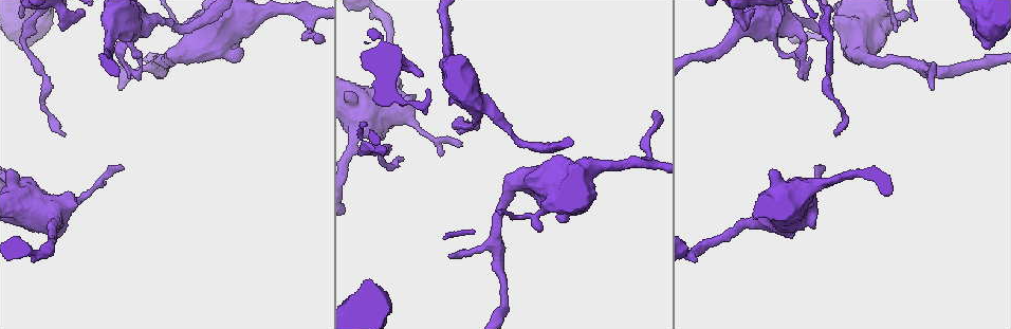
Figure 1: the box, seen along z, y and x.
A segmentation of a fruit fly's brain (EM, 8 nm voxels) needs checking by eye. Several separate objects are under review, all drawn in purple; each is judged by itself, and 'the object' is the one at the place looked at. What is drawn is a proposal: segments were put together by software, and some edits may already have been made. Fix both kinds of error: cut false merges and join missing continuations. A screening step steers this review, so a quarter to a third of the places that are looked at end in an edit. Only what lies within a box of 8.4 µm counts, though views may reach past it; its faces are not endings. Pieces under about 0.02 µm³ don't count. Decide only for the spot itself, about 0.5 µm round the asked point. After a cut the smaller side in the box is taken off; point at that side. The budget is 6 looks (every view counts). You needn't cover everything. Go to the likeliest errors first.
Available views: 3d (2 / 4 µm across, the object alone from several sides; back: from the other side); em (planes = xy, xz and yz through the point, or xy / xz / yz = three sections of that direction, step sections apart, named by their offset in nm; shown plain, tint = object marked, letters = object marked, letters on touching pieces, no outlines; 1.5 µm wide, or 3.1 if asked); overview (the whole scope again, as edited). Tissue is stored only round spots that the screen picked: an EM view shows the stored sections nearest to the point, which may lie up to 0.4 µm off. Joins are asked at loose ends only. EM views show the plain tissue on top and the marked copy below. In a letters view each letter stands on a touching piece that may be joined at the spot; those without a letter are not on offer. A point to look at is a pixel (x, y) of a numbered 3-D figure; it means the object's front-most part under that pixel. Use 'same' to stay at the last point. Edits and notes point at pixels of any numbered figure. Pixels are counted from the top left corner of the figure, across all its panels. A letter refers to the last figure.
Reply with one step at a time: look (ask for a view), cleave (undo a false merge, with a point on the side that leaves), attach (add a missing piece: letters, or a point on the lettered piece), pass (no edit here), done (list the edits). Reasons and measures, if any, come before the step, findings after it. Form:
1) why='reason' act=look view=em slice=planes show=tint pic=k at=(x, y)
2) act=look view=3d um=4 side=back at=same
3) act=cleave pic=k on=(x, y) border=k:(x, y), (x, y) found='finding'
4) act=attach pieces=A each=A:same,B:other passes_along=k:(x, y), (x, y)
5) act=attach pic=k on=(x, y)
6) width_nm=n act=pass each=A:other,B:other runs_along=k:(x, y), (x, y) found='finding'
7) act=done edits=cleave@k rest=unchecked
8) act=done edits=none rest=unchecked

why='abrupt turn' act=look view=3d um=2 pic=1 at=(140, 64)

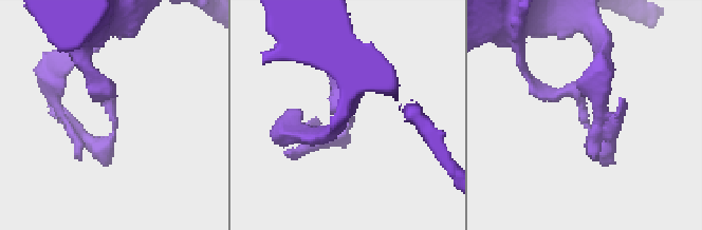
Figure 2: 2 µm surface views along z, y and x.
why='need the tissue' act=look view=em slice=xy step=4 show=letters pic=2 at=(115, 113)

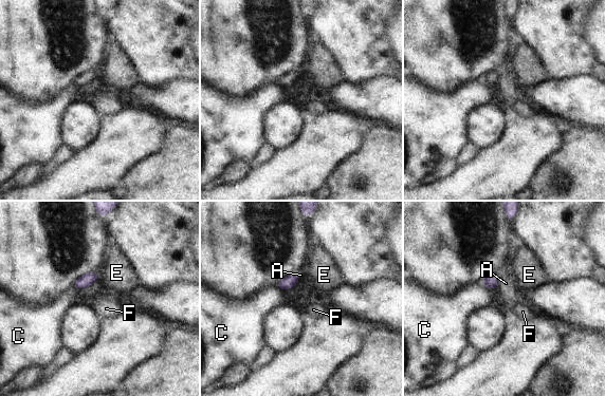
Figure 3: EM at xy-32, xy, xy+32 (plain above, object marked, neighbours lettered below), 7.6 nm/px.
act=pass each=A:other,C:other,E:other,F:other border=3:(480, 281), (488, 287), (494, 288) found='continuous, no second neuron'

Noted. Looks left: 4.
why='thin end' act=look view=3d um=2 pic=1 at=(460, 145)

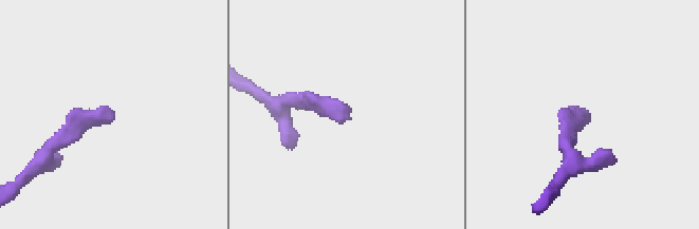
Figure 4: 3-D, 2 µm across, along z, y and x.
act=look view=em slice=planes show=tint pic=4 at=(349, 116)

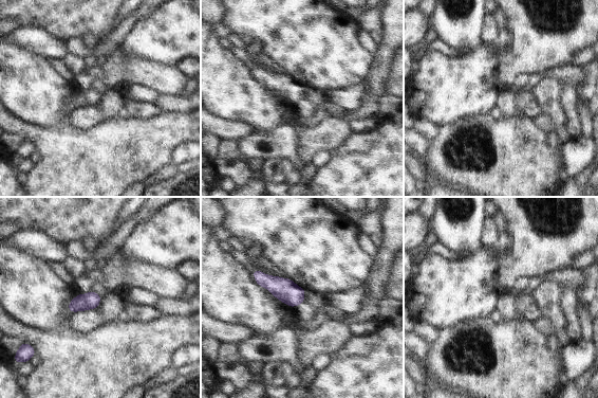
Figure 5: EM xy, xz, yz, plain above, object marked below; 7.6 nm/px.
why='what lies round it' act=look view=em slice=planes show=letters at=same

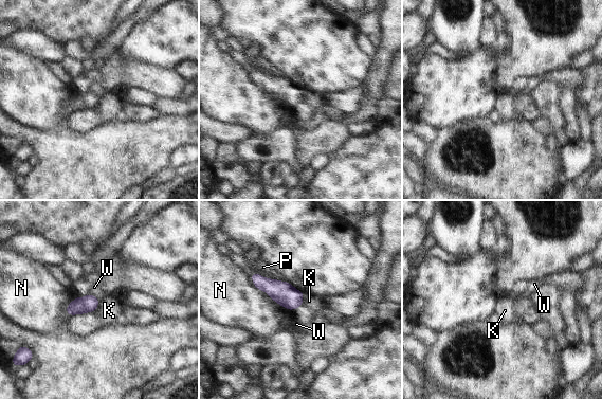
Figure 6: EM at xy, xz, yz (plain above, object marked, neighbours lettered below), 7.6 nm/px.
act=pass each=K:other,N:other,P:other,W:other border=6:(99, 300), (93, 312) found='no lettered piece goes on from it'

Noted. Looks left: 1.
why='sudden change in width' act=look view=em slice=planes show=letters pic=1 at=(827, 39)

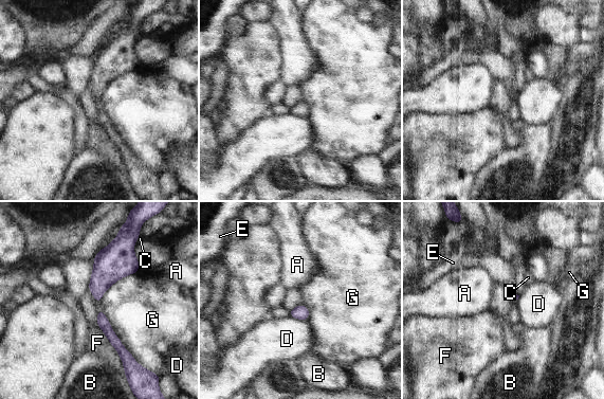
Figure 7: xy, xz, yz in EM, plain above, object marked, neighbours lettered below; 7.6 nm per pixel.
act=pass each=A:other,B:other,C:other,D:other,E:other,F:other,G:other border=7:(99, 308), (113, 332), (133, 359) found='all the same neuron'

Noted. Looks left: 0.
act=done edits=none rest=unchecked

